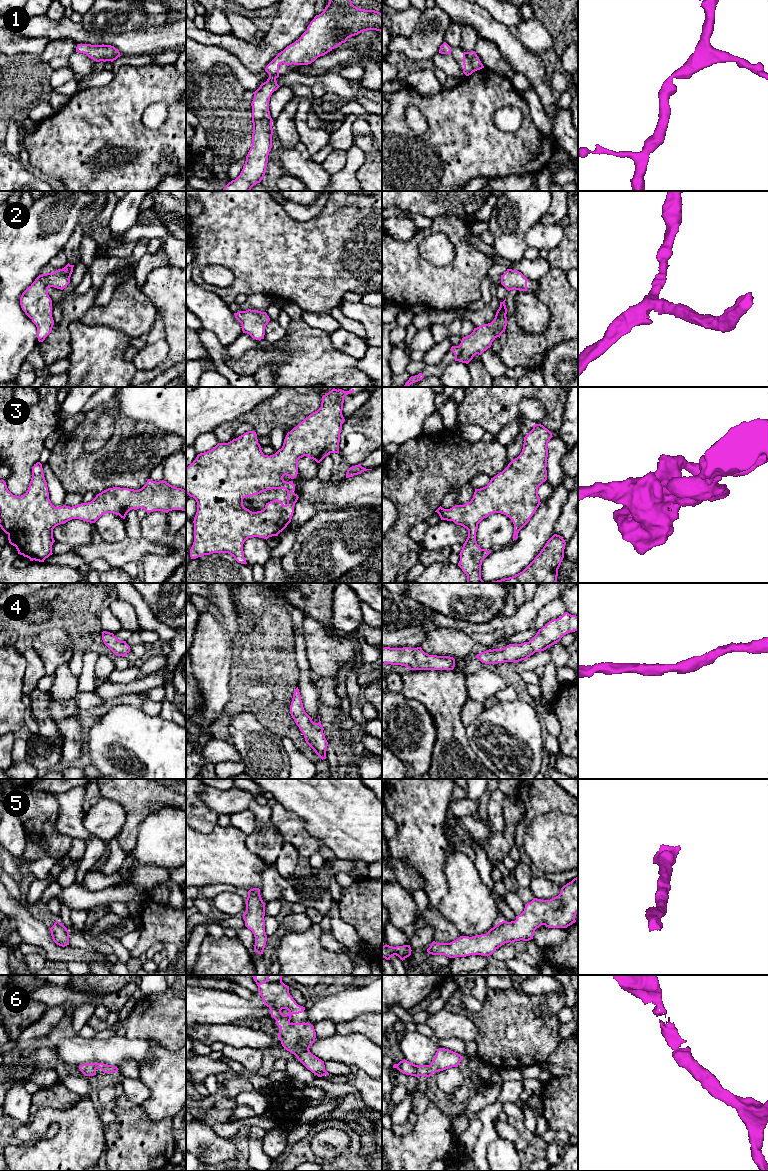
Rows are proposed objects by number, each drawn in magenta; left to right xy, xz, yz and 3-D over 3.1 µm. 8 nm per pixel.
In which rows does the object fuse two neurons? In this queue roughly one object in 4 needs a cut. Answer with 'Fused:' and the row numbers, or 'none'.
Fused: none

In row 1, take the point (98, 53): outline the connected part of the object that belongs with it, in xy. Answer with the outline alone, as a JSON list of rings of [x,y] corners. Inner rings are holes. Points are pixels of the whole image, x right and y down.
[[[78,44],[76,52],[86,54],[89,58],[96,62],[113,62],[120,57],[120,52],[111,45],[91,45],[91,44]]]

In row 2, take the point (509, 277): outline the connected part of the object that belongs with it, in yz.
[[[507,269],[507,271],[501,275],[501,284],[508,290],[527,291],[528,279],[519,271]]]

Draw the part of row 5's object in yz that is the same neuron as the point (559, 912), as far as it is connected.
[[[578,877],[561,888],[558,896],[550,900],[534,898],[525,904],[524,911],[515,921],[502,921],[486,934],[460,936],[450,943],[433,941],[427,952],[449,958],[470,955],[490,956],[507,942],[529,941],[541,925],[548,928],[567,928],[576,922],[578,913]]]

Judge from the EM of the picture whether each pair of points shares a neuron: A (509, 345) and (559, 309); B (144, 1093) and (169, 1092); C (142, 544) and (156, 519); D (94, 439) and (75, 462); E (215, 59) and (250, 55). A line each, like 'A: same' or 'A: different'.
A: same
B: different
C: different
D: different
E: different

